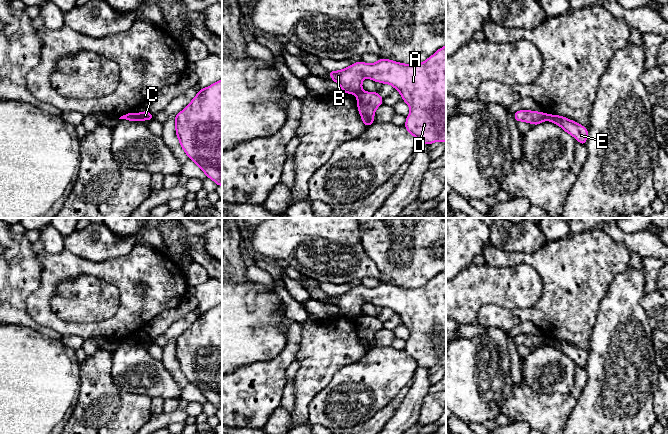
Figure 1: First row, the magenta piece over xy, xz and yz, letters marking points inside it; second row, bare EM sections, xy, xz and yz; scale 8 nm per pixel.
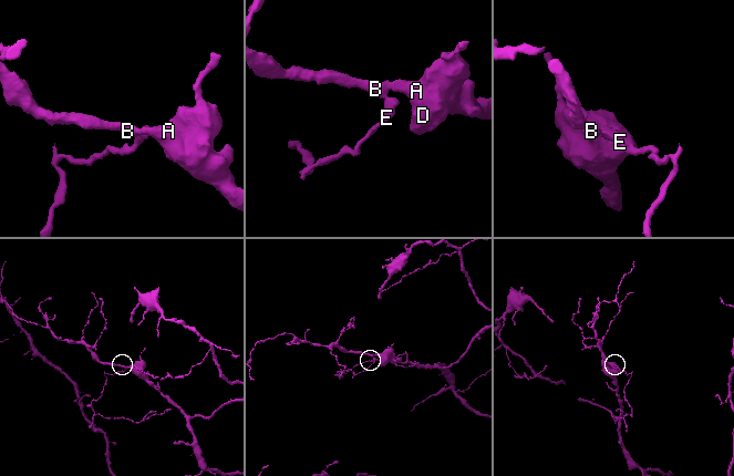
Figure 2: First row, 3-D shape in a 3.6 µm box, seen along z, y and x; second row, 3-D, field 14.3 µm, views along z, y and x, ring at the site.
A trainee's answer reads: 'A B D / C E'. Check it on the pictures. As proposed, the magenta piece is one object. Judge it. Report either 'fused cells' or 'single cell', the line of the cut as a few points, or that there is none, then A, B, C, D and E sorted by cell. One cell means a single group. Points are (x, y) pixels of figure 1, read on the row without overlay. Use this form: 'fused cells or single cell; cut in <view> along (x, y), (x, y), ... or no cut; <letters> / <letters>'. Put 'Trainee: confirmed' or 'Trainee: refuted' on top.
Trainee: confirmed
fused cells; cut in xy along (134, 337), (136, 343); A B D / C E

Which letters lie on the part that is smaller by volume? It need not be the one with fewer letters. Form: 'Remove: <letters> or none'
Remove: C, E

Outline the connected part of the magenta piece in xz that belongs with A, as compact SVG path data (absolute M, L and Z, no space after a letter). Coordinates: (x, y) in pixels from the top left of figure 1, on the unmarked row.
M446 269L418 289L403 288L388 283L379 283L373 288L366 288L363 285L359 285L342 294L329 295L329 299L332 305L340 309L343 316L354 319L362 315L362 305L364 302L392 309L402 319L402 324L410 332L410 337L406 341L406 354L415 360L418 366L427 369L437 365L446 366Z

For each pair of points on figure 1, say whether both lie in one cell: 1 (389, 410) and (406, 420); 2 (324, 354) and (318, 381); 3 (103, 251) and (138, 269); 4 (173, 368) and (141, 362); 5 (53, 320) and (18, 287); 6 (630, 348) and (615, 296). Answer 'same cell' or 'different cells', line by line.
1: different cells
2: same cell
3: different cells
4: different cells
5: different cells
6: same cell

